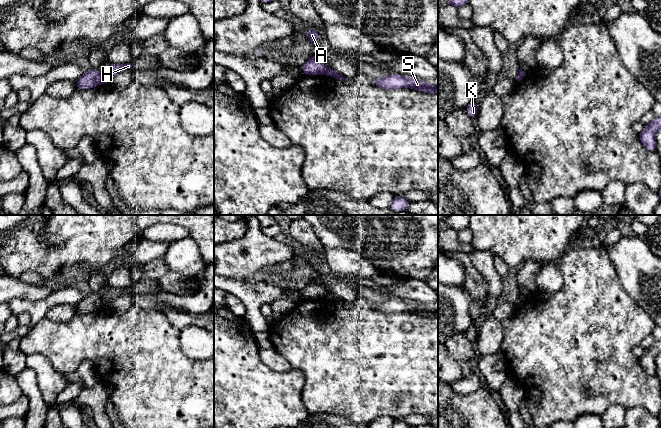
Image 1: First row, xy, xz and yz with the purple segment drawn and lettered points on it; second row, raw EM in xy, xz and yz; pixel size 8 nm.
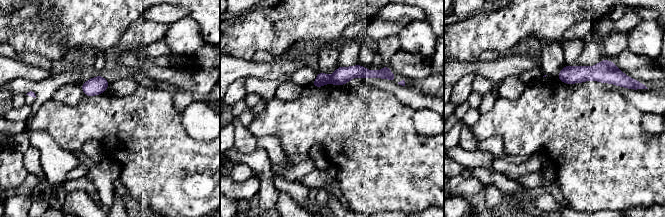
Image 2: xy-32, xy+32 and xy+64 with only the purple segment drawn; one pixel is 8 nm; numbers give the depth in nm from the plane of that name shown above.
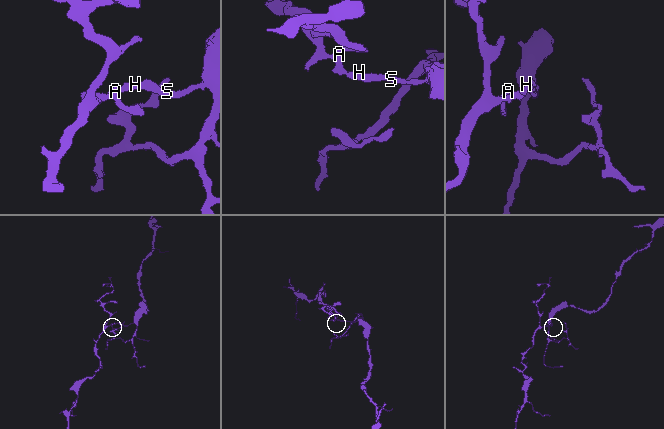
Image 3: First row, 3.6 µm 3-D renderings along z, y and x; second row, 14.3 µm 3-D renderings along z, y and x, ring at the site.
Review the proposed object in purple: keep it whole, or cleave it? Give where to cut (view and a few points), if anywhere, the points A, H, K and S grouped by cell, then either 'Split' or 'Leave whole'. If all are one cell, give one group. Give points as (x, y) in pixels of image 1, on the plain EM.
Split along xy (102, 300), (105, 306). Groups: A K / H S. Split

